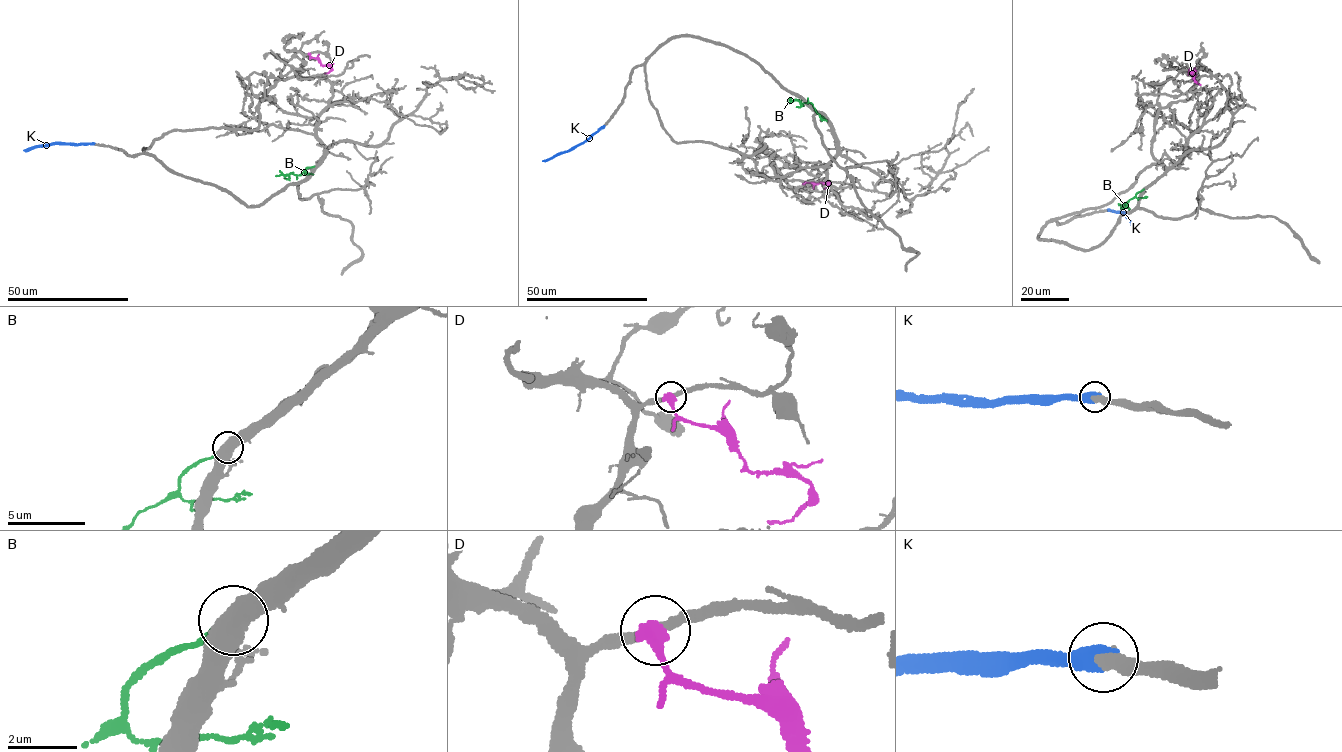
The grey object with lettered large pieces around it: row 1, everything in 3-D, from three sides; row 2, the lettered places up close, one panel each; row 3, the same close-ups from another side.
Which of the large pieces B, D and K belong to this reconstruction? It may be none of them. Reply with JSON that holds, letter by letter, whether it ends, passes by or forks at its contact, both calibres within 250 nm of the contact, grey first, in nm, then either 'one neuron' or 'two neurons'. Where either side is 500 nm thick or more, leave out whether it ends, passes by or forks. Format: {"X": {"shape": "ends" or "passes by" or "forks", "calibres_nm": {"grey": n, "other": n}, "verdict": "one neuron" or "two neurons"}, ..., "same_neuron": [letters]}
{"B": {"calibres_nm": {"grey": 650, "other": 200}, "verdict": "two neurons"}, "D": {"shape": "ends", "calibres_nm": {"grey": 280, "other": 440}, "verdict": "two neurons"}, "K": {"calibres_nm": {"grey": 420, "other": 600}, "verdict": "one neuron"}, "same_neuron": ["K"]}

